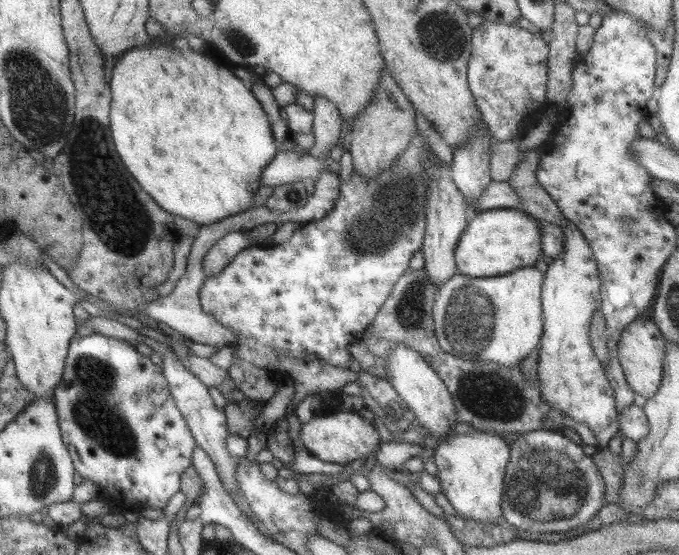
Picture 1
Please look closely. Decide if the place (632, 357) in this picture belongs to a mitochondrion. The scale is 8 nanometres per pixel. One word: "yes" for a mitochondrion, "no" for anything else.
no

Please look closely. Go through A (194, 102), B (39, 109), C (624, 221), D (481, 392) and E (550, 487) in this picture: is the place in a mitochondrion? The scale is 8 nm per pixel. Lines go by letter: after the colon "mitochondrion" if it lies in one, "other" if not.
A: other
B: mitochondrion
C: mitochondrion
D: mitochondrion
E: mitochondrion

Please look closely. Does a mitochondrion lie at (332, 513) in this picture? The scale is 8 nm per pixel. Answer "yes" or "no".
no

